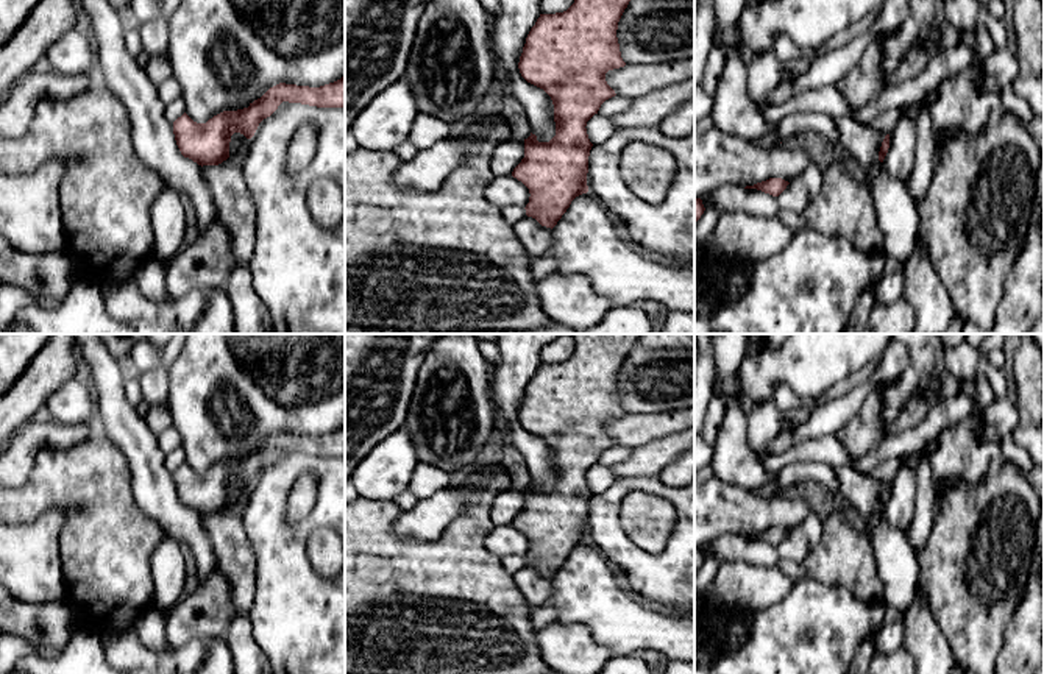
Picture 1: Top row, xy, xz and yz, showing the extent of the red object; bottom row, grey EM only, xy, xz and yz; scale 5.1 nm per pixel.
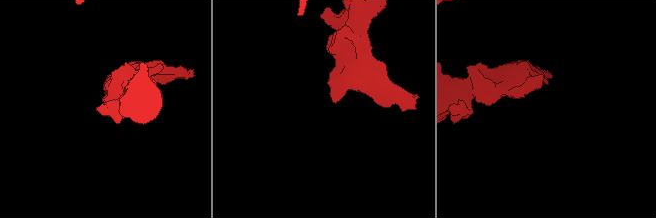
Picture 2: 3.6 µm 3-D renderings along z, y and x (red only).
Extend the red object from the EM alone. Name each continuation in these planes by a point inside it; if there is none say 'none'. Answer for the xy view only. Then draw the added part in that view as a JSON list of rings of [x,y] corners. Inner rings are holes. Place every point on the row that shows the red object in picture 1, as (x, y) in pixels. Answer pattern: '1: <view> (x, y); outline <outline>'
none

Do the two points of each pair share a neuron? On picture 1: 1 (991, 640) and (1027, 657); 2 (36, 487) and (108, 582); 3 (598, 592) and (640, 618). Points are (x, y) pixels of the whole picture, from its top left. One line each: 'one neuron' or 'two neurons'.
1: two neurons
2: one neuron
3: one neuron

